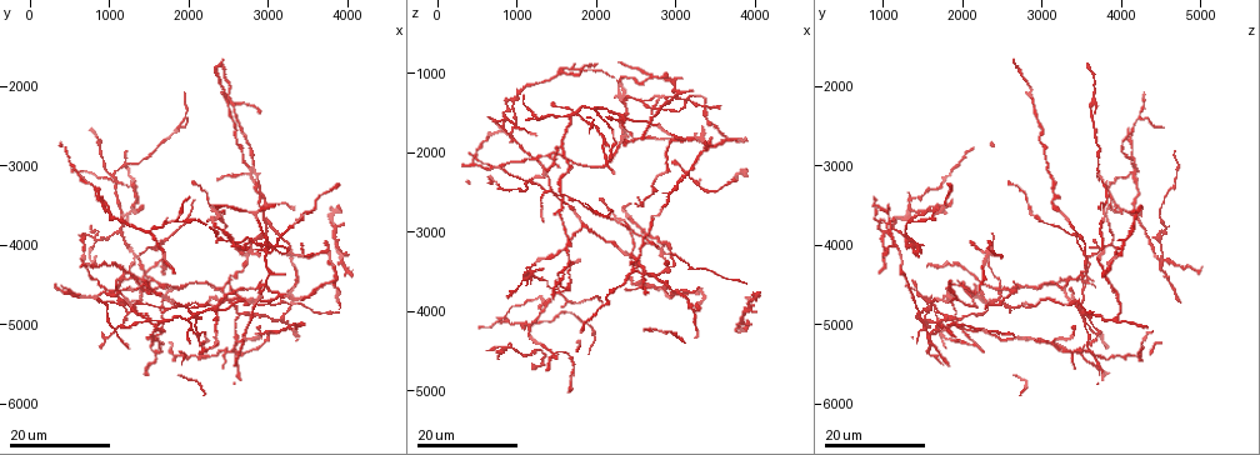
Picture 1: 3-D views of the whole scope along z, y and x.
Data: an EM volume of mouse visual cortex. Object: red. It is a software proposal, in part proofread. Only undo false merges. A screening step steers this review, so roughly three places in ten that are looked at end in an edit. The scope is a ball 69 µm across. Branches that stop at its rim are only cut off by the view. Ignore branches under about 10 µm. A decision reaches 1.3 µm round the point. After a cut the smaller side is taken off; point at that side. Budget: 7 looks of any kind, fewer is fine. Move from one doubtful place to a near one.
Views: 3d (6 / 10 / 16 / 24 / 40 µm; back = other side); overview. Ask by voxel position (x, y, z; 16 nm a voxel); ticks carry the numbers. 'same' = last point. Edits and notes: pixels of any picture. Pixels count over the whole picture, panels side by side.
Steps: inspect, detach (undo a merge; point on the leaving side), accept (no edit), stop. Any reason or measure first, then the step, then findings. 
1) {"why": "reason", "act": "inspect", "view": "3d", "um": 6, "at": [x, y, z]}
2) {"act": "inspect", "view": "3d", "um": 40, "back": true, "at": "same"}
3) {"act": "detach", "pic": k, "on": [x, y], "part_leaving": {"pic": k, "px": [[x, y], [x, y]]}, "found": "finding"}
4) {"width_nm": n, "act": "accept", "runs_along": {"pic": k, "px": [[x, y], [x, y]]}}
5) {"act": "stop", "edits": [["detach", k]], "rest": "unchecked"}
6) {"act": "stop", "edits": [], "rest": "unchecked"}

{"why": "calibre changes", "act": "inspect", "view": "3d", "um": 16, "at": [2350, 4950, 1900]}

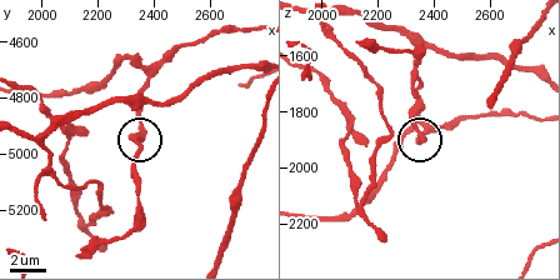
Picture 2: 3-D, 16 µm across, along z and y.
{"act": "inspect", "view": "3d", "um": 10, "at": [2350, 4920, 1890]}

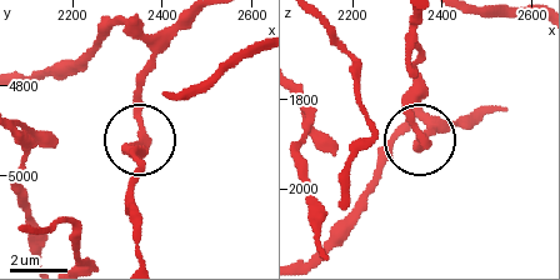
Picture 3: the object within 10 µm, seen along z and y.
{"act": "accept", "found": "one neuron here"}

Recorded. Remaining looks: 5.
{"act": "inspect", "view": "3d", "um": 24, "at": [1250, 4550, 2050]}

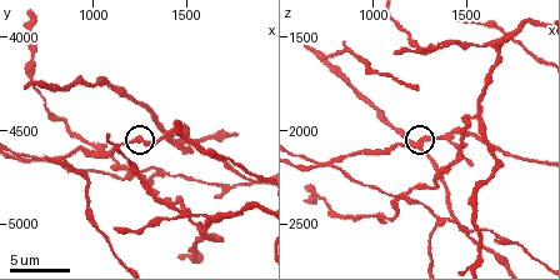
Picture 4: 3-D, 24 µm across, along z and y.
{"act": "inspect", "view": "3d", "um": 10, "at": [1240, 4540, 2080]}

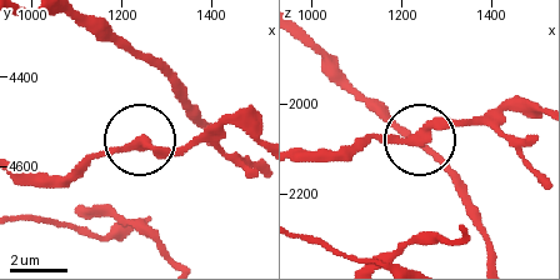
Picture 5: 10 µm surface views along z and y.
{"act": "inspect", "view": "3d", "um": 10, "back": true, "at": [1255, 4550, 2065]}

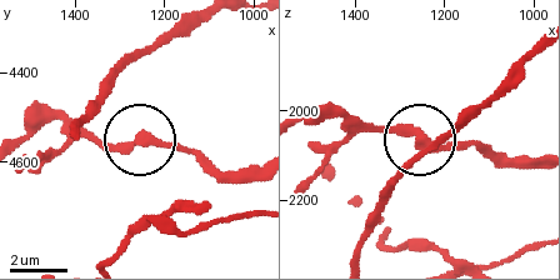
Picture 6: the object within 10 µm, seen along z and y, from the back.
{"act": "accept", "found": "continuous, no second neuron"}

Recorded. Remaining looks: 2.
{"why": "arms part here", "act": "inspect", "view": "3d", "um": 16, "at": [1100, 4500, 3550]}

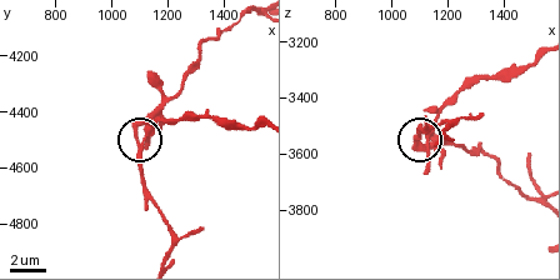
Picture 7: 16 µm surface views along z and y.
{"act": "inspect", "view": "3d", "um": 10, "at": [1090, 4480, 3550]}

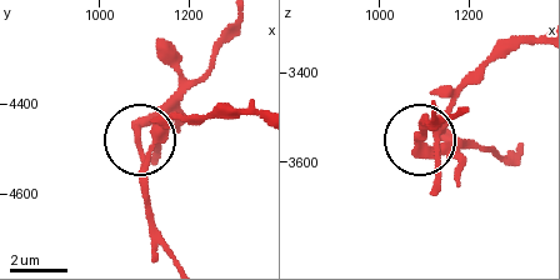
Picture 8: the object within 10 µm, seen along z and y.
{"width_nm": 210, "act": "detach", "pic": 8, "on": [168, 106], "found": "two neurons meet here"}

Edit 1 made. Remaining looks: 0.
{"act": "stop", "edits": [["detach", 8]], "rest": "unchecked"}

